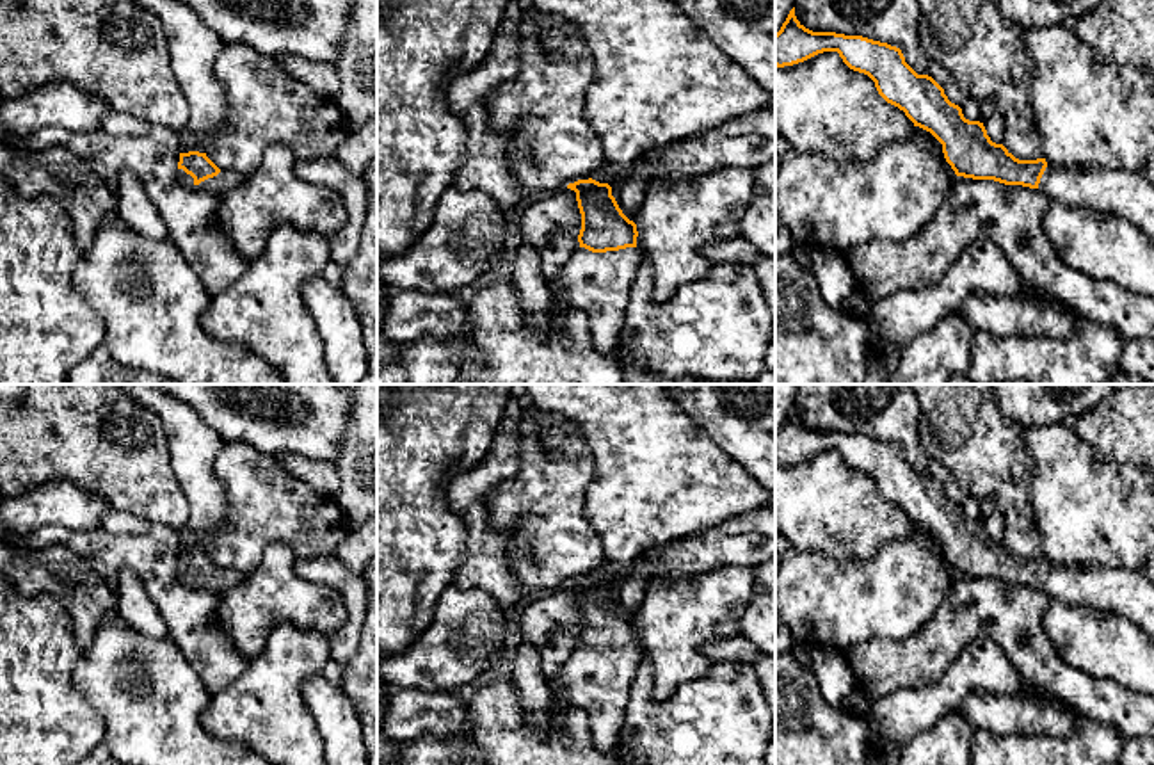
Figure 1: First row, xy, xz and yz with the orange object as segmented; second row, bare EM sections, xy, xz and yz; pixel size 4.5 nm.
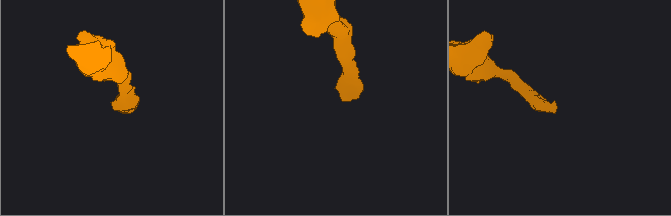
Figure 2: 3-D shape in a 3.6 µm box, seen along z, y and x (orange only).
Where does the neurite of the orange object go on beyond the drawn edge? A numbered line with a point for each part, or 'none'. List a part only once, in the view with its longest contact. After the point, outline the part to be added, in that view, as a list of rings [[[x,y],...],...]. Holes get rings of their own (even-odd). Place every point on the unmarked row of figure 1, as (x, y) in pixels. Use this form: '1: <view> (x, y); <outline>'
1: xz (598, 682); [[[580,646],[549,678],[553,694],[587,712],[592,744],[605,756],[613,758],[640,658],[638,646],[606,651]]]

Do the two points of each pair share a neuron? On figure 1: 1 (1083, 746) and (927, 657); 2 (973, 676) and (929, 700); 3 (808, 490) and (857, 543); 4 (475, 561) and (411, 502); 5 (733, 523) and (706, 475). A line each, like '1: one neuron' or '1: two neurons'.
1: two neurons
2: one neuron
3: one neuron
4: two neurons
5: two neurons

